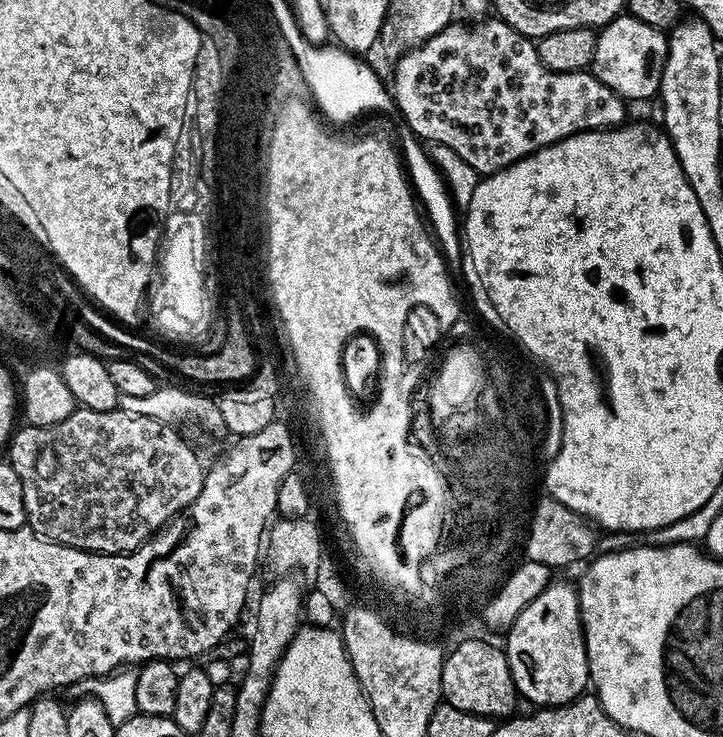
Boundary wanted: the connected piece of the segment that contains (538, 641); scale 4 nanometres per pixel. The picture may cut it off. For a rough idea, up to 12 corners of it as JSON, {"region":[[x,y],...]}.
{"region":[[549,583],[507,629],[517,693],[568,704],[590,684],[580,598]]}

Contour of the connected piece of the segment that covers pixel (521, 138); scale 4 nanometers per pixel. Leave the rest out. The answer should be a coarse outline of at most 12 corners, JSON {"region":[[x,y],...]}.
{"region":[[505,20],[395,61],[421,141],[485,177],[625,123],[591,71],[550,71]]}

